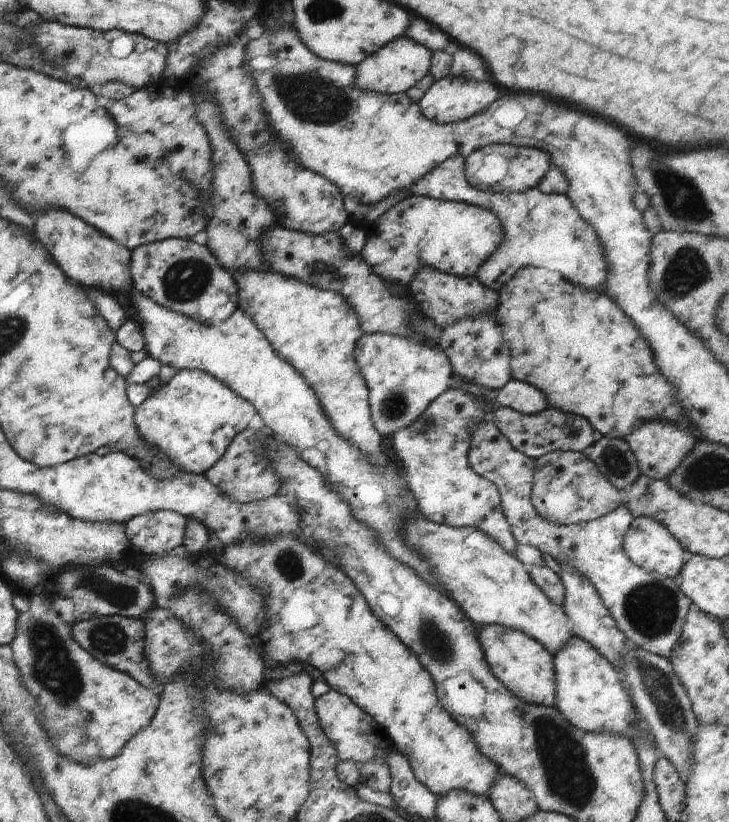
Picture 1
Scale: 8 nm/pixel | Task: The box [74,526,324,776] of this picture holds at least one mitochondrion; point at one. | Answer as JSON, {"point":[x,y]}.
{"point":[110,641]}

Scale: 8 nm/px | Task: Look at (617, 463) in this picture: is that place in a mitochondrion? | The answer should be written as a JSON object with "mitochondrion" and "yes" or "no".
{"mitochondrion":"yes"}

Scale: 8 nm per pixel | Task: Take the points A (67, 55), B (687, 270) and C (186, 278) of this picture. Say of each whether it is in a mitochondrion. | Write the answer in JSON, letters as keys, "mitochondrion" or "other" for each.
{"A":"mitochondrion","B":"mitochondrion","C":"mitochondrion"}

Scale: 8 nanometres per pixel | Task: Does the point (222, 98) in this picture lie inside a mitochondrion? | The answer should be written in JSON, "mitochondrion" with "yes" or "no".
{"mitochondrion":"no"}

